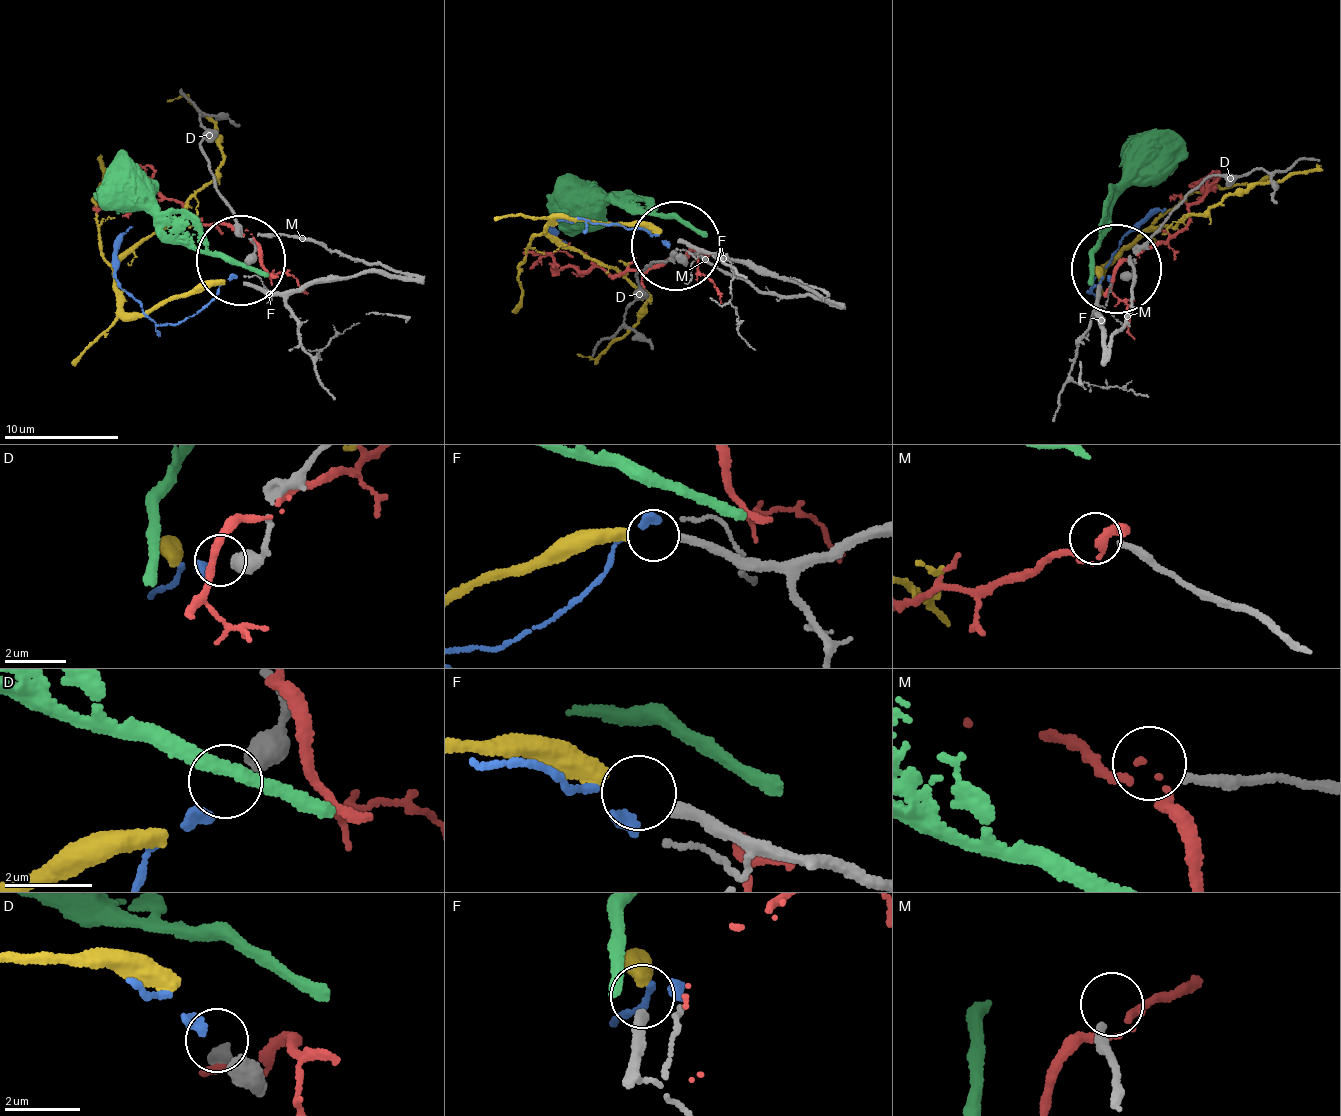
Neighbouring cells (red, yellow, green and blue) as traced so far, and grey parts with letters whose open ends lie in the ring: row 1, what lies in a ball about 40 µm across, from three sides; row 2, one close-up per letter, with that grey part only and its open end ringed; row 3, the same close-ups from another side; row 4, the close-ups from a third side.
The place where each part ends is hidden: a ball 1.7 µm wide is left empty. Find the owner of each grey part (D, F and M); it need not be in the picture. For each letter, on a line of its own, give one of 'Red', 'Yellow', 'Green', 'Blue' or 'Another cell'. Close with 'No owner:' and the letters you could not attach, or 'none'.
D: Blue
F: Yellow
M: Another cell
No owner: M

